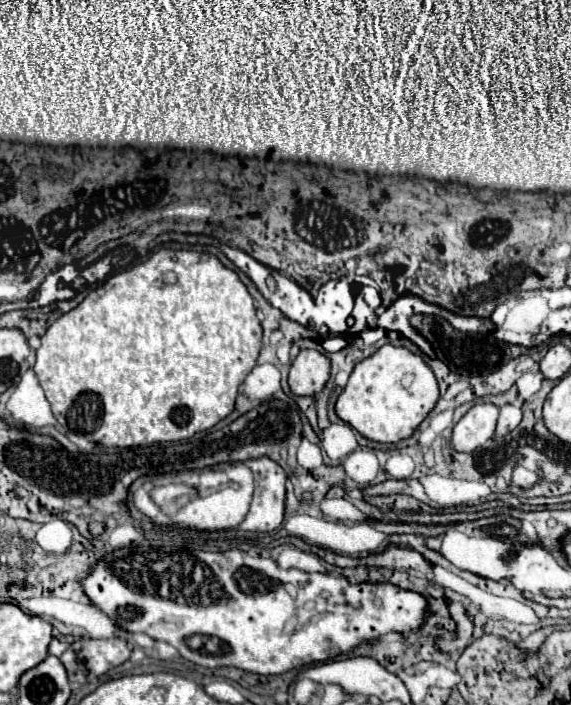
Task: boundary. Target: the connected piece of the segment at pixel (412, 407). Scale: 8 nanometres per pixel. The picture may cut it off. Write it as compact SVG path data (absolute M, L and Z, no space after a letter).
M384 345L354 367L348 385L336 401L336 415L366 439L398 443L408 439L420 427L420 423L436 407L436 401L438 383L424 359L404 347Z

